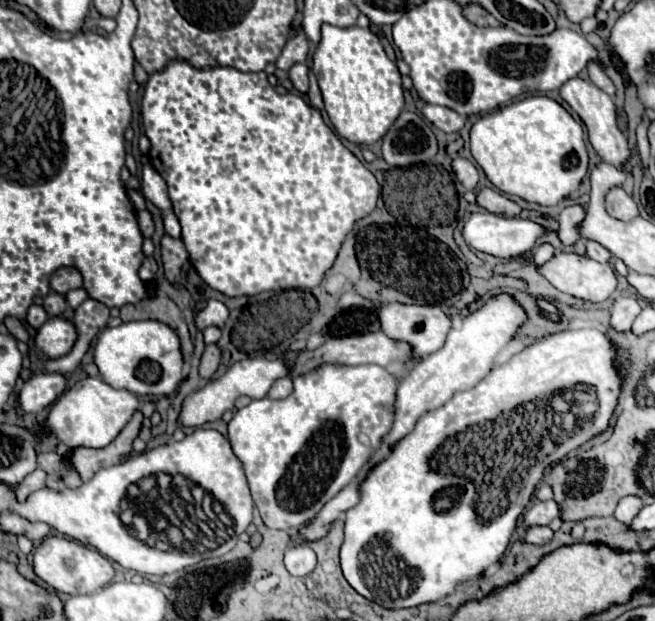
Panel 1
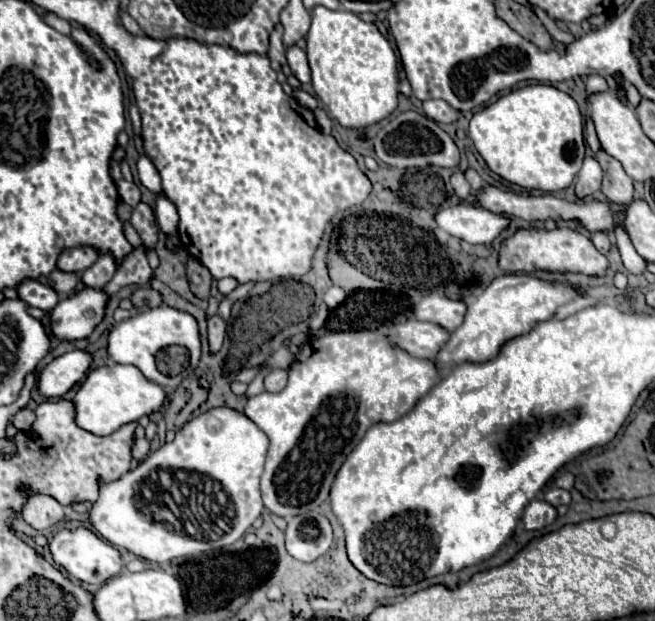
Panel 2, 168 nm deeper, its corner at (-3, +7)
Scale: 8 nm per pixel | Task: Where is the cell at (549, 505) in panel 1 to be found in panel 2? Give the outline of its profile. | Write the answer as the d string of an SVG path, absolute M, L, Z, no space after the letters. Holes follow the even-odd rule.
M551 487L551 489L547 489L547 491L543 493L543 499L545 499L547 503L551 503L553 507L557 507L557 505L569 505L571 495L569 495L569 491L565 491L565 489Z

